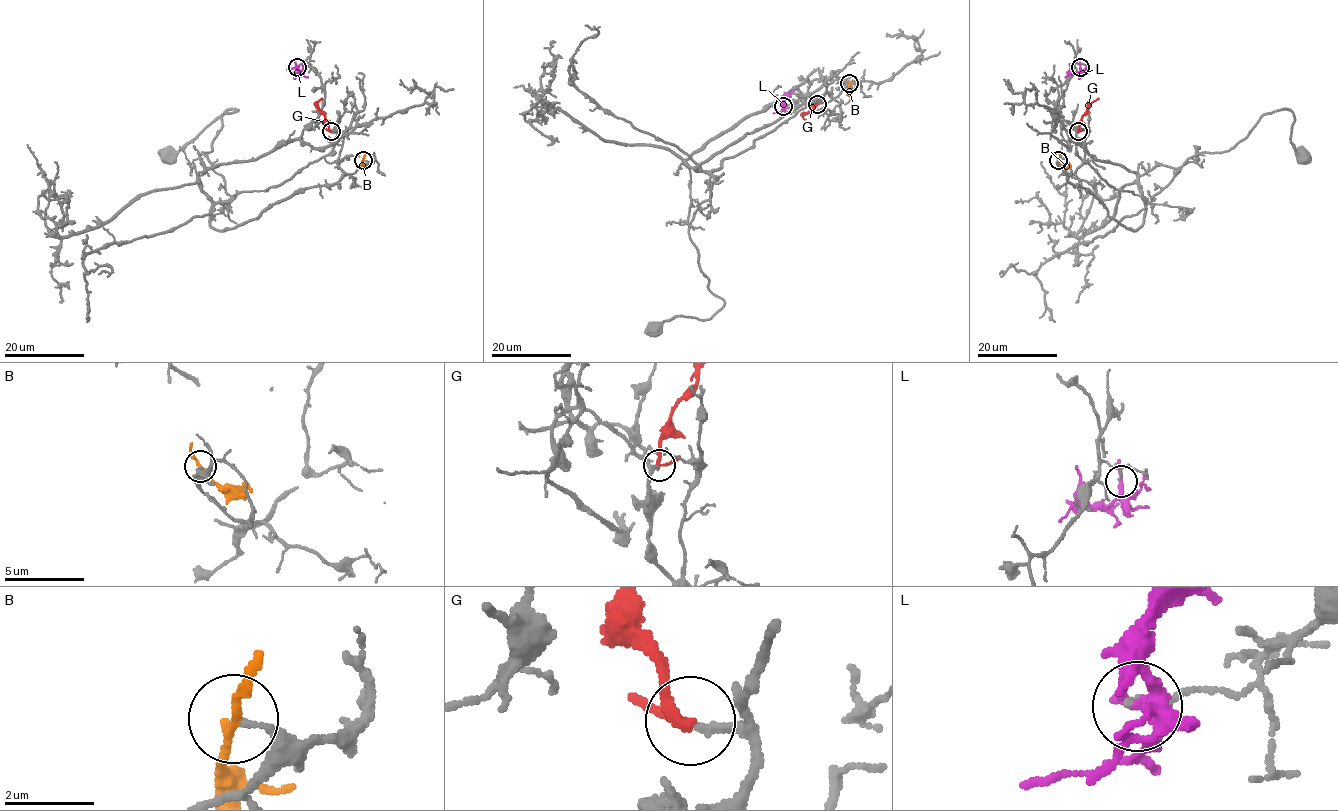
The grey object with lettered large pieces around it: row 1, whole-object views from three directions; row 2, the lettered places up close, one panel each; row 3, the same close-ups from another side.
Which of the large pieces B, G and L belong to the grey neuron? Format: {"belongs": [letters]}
{"belongs": ["G"]}

